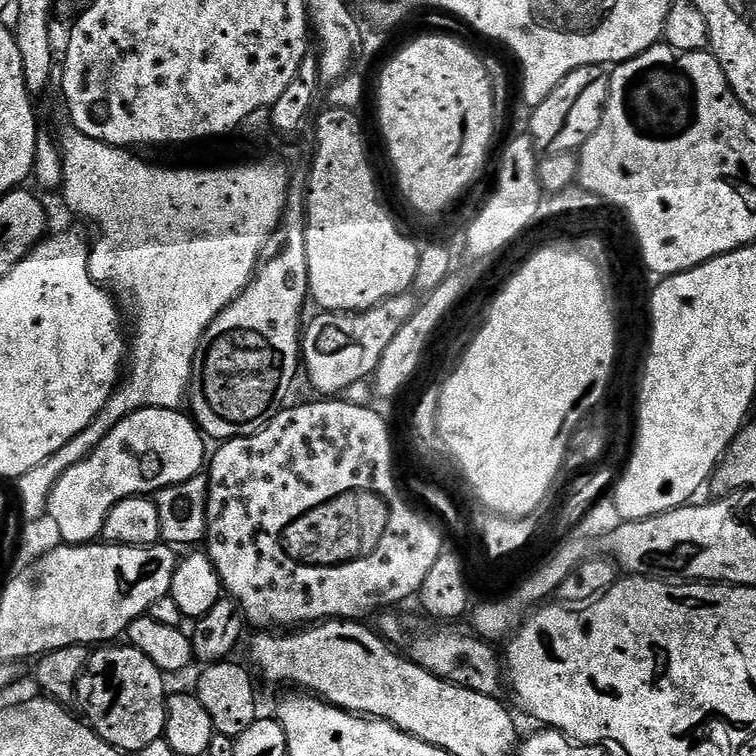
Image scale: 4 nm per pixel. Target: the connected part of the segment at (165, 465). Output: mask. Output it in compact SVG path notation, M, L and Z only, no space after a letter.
M139 408L137 412L130 413L126 418L122 418L122 422L118 422L118 426L114 426L114 430L110 430L110 434L106 434L106 438L102 438L102 442L98 442L98 446L93 452L87 456L82 462L78 462L78 466L70 466L70 470L66 470L66 474L62 474L62 478L58 478L58 482L54 486L54 490L50 494L50 502L48 503L47 519L56 523L56 528L60 531L60 540L65 544L90 544L93 543L103 533L104 523L106 522L106 514L110 514L110 510L118 502L122 502L131 496L148 496L161 492L164 488L174 486L178 482L186 482L190 478L201 475L202 469L206 464L206 452L204 456L205 437L199 428L196 427L196 421L191 415L185 414L183 411L174 408Z

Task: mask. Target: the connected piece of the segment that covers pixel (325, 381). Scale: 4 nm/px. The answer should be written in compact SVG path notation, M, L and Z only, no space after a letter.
M395 296L365 312L321 311L309 324L307 321L302 332L302 368L308 371L309 382L320 391L317 393L332 398L373 375L387 346L416 312L417 301L410 297Z

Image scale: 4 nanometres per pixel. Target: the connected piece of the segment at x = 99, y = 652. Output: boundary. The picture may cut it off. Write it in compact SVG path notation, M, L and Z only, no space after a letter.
M100 646L88 657L88 664L84 667L84 675L80 677L76 687L75 703L85 712L86 723L96 735L101 736L112 748L119 748L121 753L139 754L150 742L161 739L166 726L166 691L164 692L165 673L160 671L146 654L142 654L131 646L112 648L116 646Z

